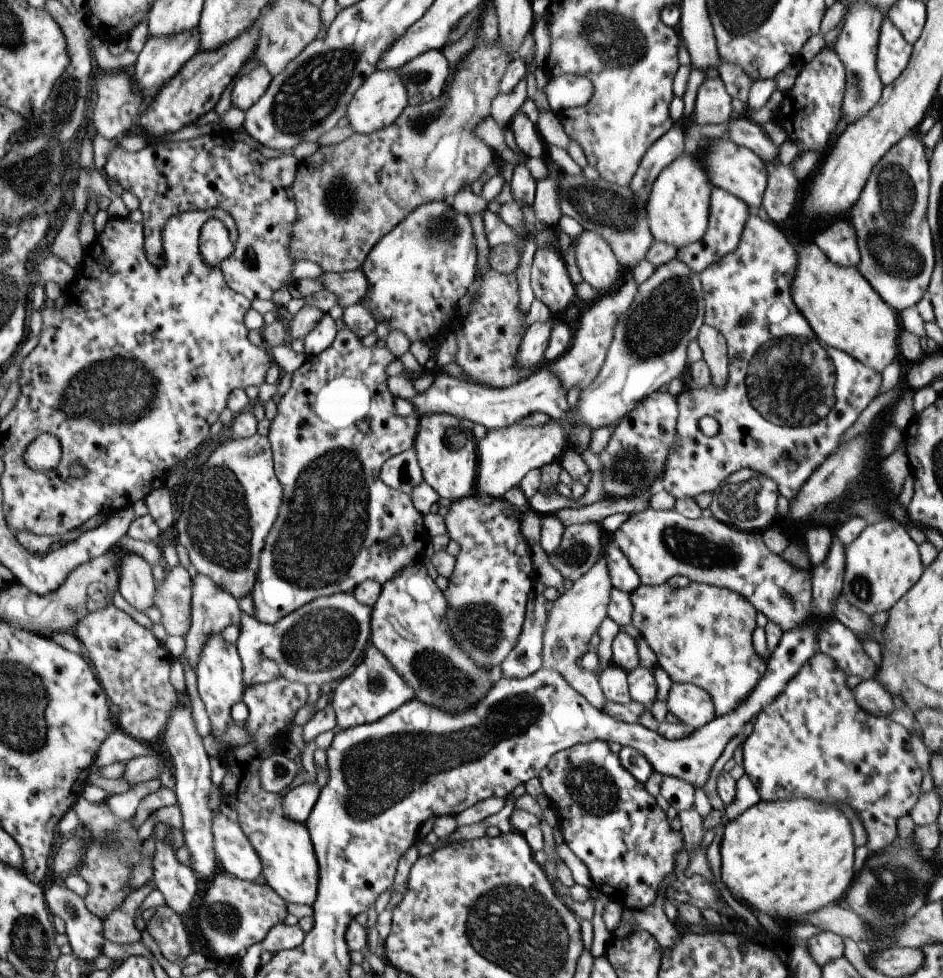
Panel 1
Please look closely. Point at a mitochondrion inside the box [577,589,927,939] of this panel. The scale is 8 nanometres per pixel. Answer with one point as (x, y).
(895, 898)

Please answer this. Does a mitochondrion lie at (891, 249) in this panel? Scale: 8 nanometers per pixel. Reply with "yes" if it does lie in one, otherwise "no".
yes

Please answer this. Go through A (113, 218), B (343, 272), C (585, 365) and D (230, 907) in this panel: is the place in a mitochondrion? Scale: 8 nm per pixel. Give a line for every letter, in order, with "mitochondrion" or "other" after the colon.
A: other
B: other
C: mitochondrion
D: mitochondrion

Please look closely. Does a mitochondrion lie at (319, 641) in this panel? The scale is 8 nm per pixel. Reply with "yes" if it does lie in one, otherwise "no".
yes

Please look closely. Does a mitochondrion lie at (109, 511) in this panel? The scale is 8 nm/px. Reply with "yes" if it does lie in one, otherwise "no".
no

